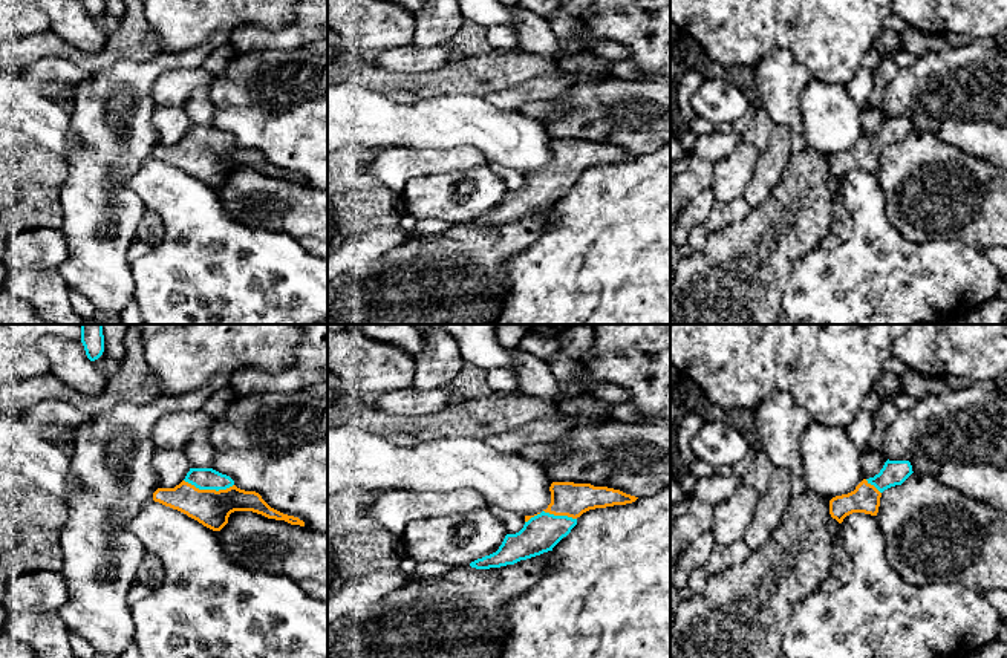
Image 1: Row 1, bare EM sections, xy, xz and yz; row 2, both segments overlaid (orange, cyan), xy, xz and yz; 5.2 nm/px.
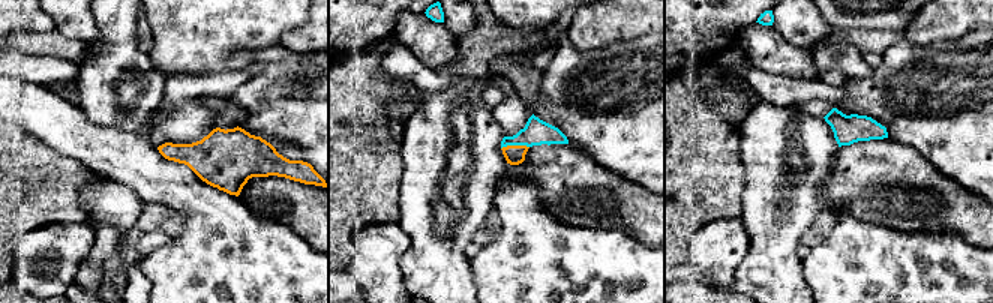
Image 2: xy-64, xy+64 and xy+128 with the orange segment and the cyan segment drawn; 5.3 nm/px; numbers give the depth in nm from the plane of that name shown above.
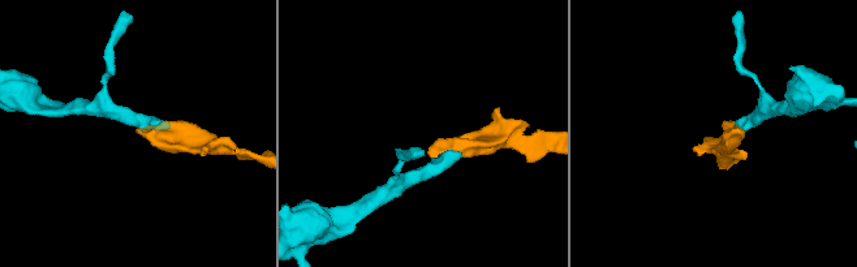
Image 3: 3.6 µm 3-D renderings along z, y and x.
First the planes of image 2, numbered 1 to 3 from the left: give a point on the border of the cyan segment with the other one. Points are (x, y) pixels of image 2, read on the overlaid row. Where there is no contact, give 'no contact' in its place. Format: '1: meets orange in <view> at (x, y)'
1: no contact
2: meets orange in xy+64 at (515, 146)
3: no contact

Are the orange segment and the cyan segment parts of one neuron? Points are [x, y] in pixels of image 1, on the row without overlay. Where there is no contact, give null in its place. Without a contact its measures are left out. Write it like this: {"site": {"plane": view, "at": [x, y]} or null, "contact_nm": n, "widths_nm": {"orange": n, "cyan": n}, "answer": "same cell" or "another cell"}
{"site": {"plane": "xy", "at": [208, 147]}, "contact_nm": 260, "widths_nm": {"orange": 200, "cyan": 110}, "answer": "same cell"}

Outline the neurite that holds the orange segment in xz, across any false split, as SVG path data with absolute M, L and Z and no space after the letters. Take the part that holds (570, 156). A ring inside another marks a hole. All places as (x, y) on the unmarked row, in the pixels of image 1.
M552 139L551 161L542 170L525 173L523 185L507 191L499 207L470 220L476 226L514 222L552 205L577 182L577 176L595 165L626 162L638 155L608 144L591 141Z

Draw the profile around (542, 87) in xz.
M560 69L552 75L537 77L510 89L488 93L485 99L500 109L517 109L528 101L552 99L572 83L572 73Z

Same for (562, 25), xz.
M552 12L546 18L548 18L548 23L549 23L552 32L559 38L566 37L566 35L580 35L580 37L586 35L582 24L566 14Z

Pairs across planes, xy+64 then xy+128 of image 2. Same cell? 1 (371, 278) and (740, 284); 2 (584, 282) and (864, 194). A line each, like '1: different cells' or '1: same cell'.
1: different cells
2: different cells

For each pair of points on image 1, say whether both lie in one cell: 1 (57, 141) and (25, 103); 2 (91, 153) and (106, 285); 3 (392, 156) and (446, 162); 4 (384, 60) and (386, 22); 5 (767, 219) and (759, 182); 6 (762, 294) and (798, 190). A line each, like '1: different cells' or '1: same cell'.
1: same cell
2: same cell
3: same cell
4: different cells
5: different cells
6: same cell

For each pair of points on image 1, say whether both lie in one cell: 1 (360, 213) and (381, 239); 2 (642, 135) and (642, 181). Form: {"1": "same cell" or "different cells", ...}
{"1": "different cells", "2": "different cells"}

